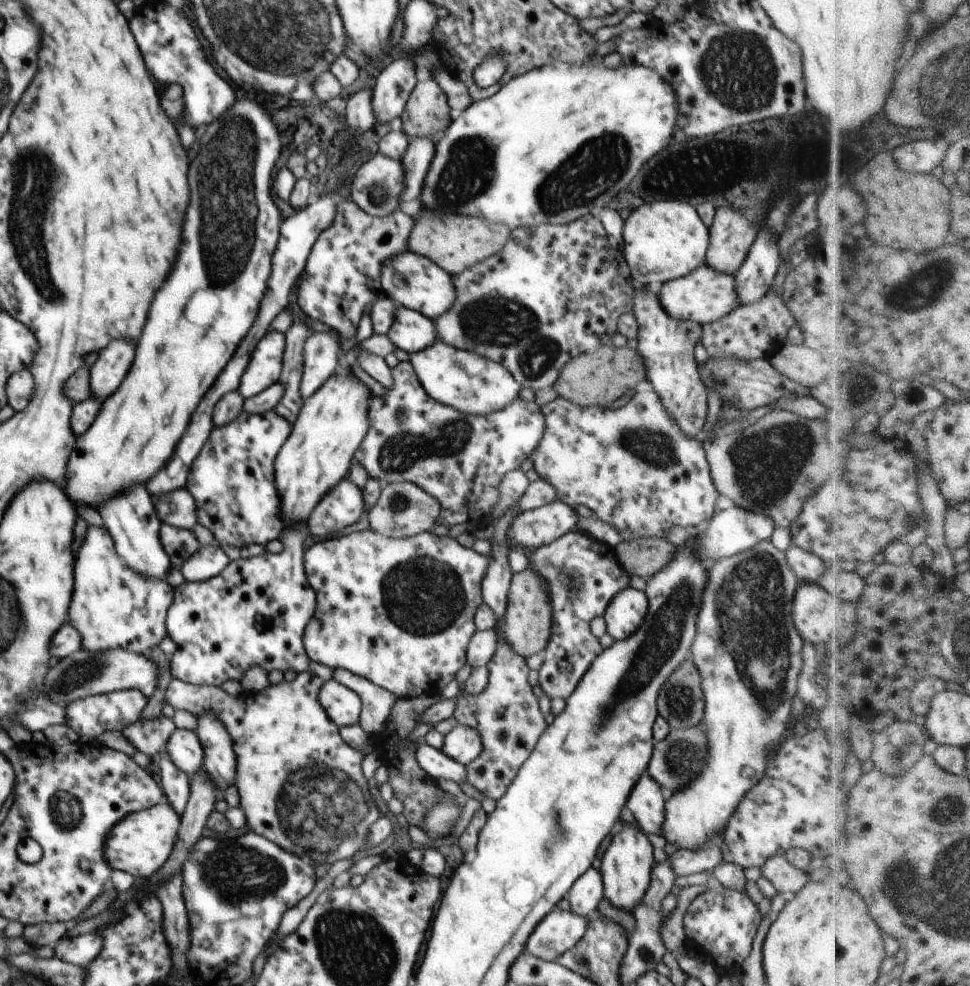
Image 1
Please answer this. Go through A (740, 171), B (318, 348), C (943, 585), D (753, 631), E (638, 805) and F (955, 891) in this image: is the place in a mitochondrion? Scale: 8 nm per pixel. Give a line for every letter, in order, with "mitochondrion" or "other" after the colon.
A: other
B: mitochondrion
C: other
D: mitochondrion
E: other
F: mitochondrion

